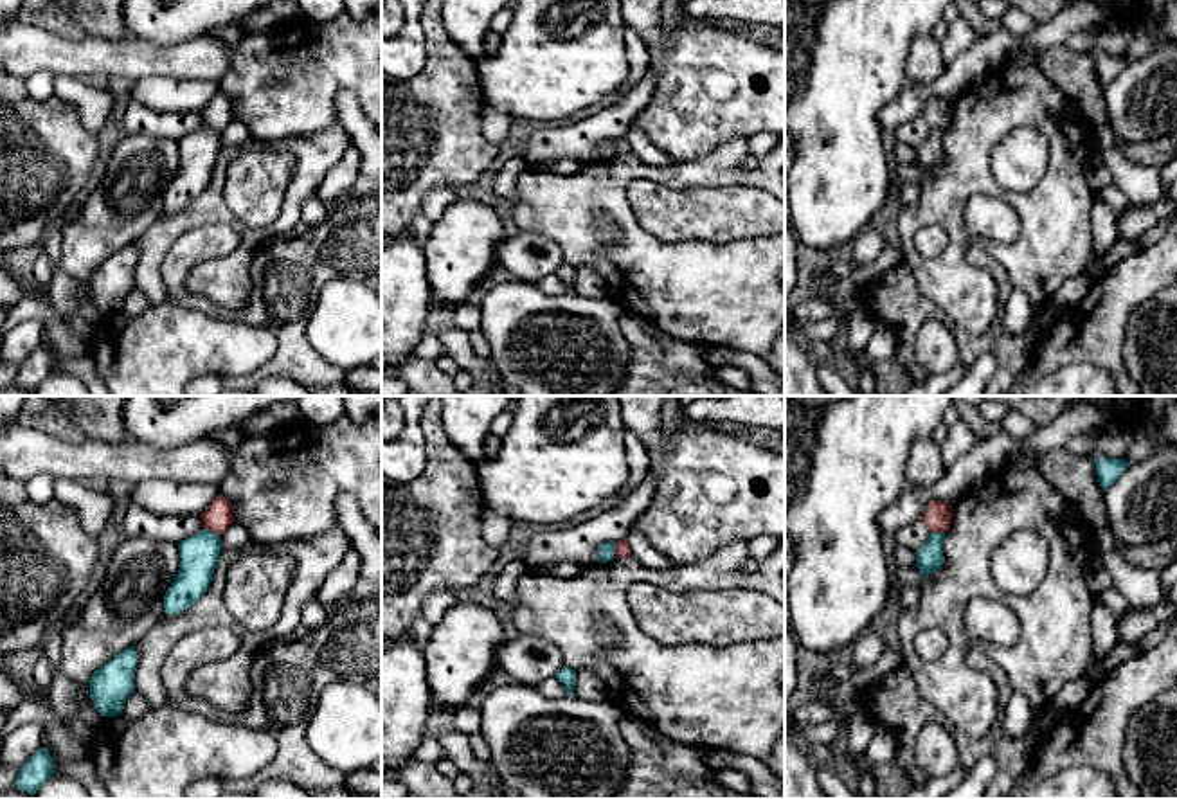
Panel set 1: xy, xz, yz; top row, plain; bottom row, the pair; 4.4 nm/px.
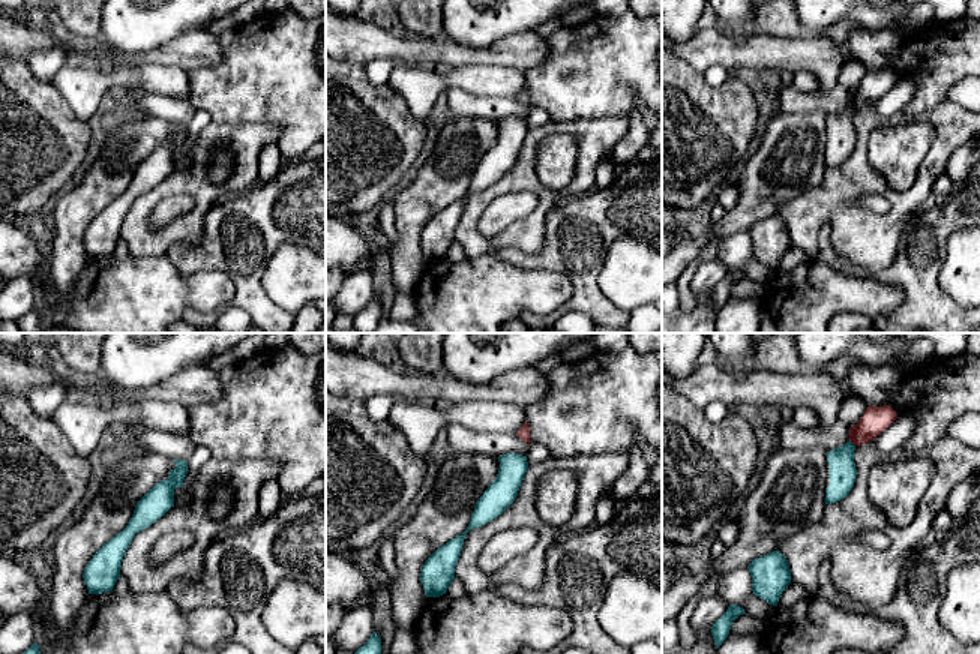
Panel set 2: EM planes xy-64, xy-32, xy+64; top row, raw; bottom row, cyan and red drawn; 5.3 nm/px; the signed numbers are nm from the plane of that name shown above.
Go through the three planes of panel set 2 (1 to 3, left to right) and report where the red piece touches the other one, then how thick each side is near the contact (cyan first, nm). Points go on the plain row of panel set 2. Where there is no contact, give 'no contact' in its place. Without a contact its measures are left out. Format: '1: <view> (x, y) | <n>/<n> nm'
1: no contact
2: no contact
3: xy+64 (851, 107) | 140/140 nm

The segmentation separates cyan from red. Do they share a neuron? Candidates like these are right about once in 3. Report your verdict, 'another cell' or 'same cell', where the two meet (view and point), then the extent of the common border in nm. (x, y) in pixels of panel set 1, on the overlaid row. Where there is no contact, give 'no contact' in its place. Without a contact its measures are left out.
another cell | xz (614, 547) | 70 nm

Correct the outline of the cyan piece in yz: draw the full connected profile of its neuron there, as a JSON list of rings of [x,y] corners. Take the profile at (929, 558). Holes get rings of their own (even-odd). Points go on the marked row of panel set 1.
[[[930,533],[925,545],[916,551],[916,565],[921,578],[934,574],[945,563],[943,540],[945,533]]]

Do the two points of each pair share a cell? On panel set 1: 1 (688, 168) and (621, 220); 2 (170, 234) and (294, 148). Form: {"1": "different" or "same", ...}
{"1": "same", "2": "same"}

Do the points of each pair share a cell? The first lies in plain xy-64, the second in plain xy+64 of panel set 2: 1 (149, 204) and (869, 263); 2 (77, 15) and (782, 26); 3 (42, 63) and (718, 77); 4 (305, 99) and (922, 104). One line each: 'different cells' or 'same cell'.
1: same cell
2: same cell
3: same cell
4: same cell

